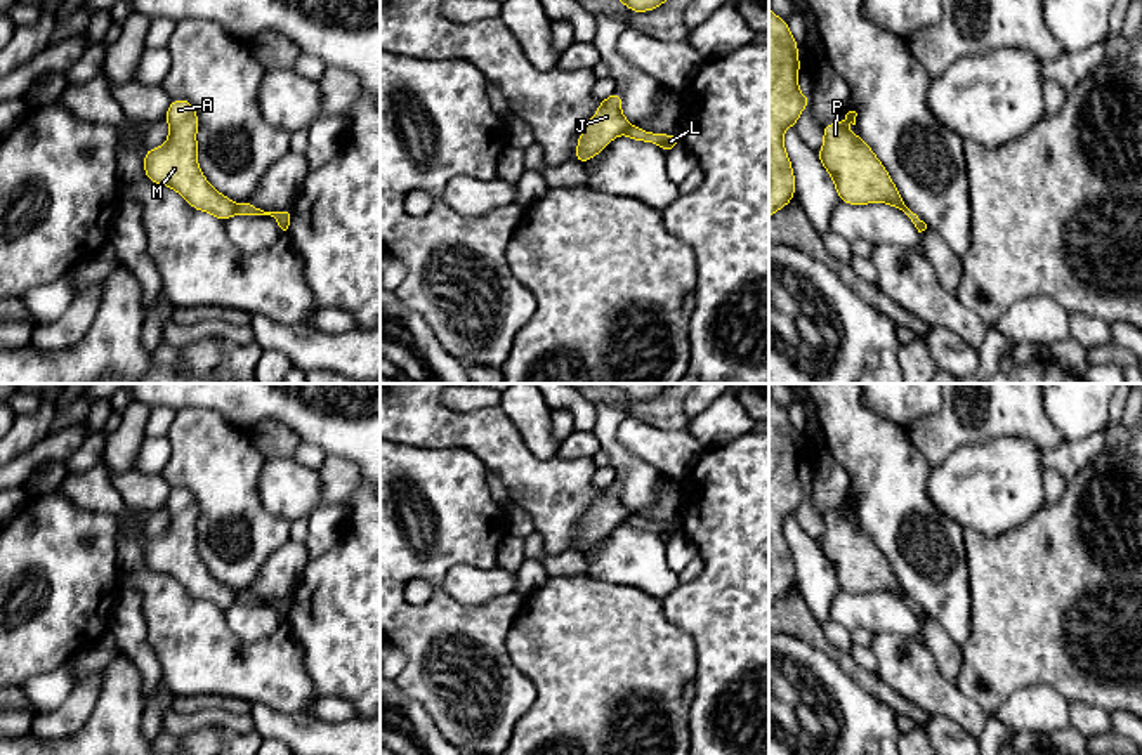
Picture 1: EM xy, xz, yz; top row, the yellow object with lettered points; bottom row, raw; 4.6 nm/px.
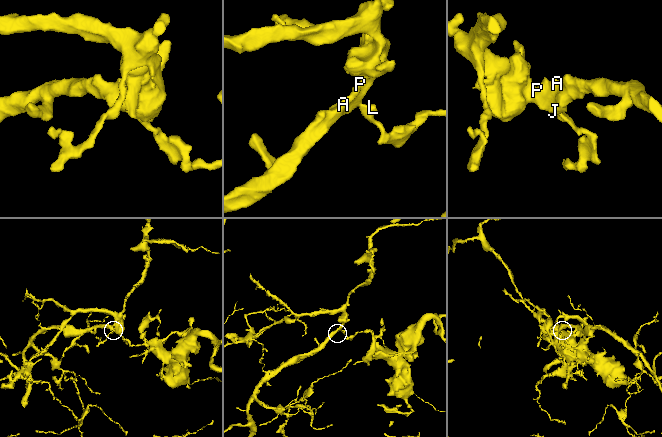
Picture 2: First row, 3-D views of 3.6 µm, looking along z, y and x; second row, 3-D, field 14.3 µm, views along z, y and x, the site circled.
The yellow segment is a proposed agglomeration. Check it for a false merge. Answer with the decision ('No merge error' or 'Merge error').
Merge error

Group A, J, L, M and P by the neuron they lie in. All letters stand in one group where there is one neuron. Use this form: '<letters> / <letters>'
A J M P / L

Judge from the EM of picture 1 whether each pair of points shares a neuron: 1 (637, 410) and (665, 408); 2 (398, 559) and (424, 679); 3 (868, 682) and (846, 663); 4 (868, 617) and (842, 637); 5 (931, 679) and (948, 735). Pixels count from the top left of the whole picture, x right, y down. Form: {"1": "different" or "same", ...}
{"1": "same", "2": "same", "3": "same", "4": "different", "5": "different"}

